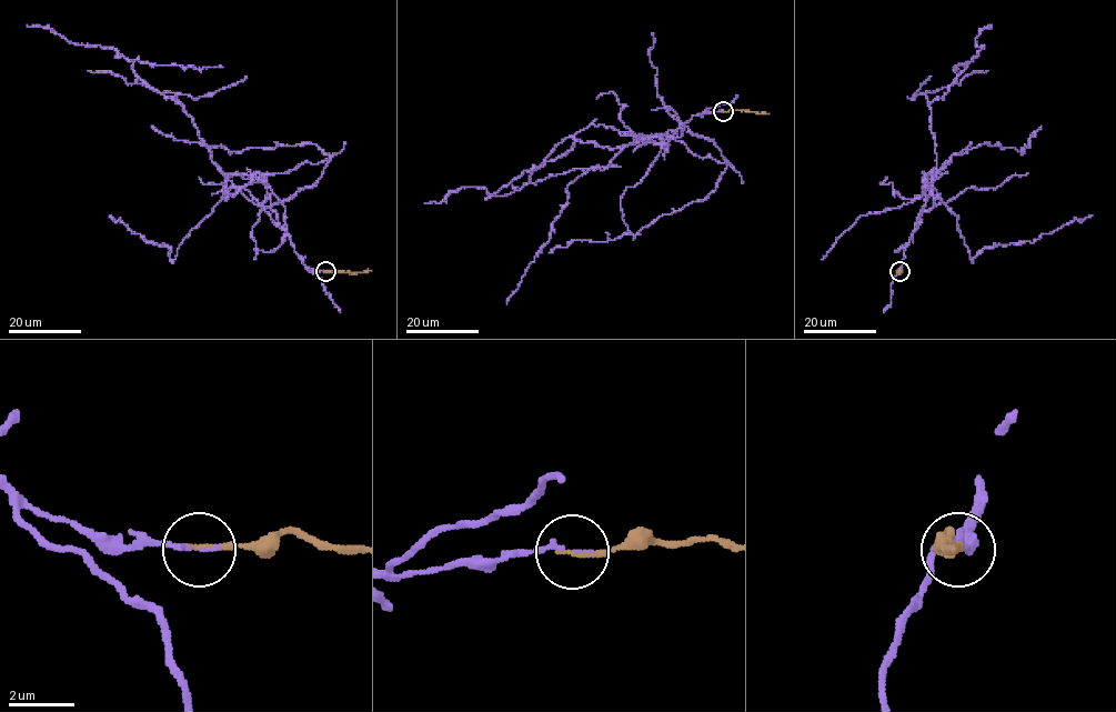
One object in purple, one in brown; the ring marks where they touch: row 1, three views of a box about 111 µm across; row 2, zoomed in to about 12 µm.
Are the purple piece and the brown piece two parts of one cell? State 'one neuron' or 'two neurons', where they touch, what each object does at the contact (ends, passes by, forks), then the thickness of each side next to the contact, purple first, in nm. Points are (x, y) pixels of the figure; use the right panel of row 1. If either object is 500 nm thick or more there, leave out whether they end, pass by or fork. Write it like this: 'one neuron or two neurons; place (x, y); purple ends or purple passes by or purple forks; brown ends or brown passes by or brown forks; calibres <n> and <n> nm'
two neurons; place (900, 271); purple ends; brown ends; calibres 140 and 220 nm

